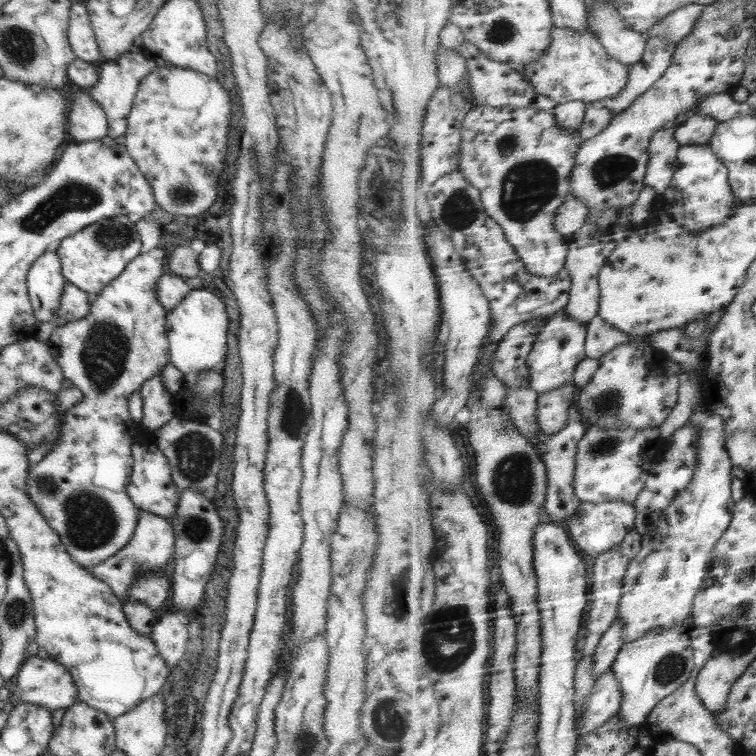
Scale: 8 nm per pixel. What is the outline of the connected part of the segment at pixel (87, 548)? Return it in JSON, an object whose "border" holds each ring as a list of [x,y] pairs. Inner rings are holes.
{"border":[[[153,248],[138,255],[118,278],[114,278],[100,294],[91,298],[90,311],[86,317],[54,327],[50,335],[50,354],[60,365],[66,380],[80,388],[83,398],[65,412],[59,439],[53,444],[51,452],[29,469],[27,495],[48,526],[59,536],[72,560],[87,571],[126,546],[138,523],[139,508],[131,501],[125,486],[133,462],[133,437],[142,427],[131,417],[127,398],[139,391],[148,379],[160,375],[170,360],[166,329],[169,312],[160,305],[156,295],[157,281],[164,275],[168,253],[166,248]]]}

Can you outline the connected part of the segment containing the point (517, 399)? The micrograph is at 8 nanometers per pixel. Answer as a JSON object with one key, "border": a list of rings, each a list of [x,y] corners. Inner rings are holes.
{"border":[[[509,388],[510,393],[508,394],[508,397],[505,398],[505,407],[509,410],[509,413],[512,414],[513,417],[513,421],[516,422],[517,428],[519,428],[519,430],[521,430],[521,432],[526,435],[526,436],[531,436],[534,435],[535,437],[541,437],[542,435],[554,435],[554,434],[545,434],[545,432],[543,432],[543,430],[541,430],[540,425],[539,425],[539,420],[537,417],[537,412],[538,412],[538,403],[539,403],[539,396],[540,393],[534,391],[533,389],[529,389],[529,388]]]}

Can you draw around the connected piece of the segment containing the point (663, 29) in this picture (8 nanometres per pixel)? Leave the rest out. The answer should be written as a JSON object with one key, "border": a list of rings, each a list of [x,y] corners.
{"border":[[[692,4],[670,13],[659,20],[644,36],[647,40],[652,37],[668,37],[674,43],[681,43],[692,34],[707,6],[708,4]]]}

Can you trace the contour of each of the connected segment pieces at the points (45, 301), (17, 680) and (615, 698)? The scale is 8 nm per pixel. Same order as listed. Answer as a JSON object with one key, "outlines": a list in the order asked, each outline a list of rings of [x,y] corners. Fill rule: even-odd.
{"outlines":[[[[54,248],[46,250],[31,264],[27,294],[34,317],[40,323],[55,320],[66,283],[66,278],[61,274],[60,258]]],[[[37,655],[27,656],[21,663],[20,670],[11,682],[11,686],[13,688],[11,706],[21,700],[21,702],[43,706],[44,709],[52,712],[58,709],[68,709],[78,701],[77,686],[67,668],[54,660],[42,659]]],[[[611,668],[598,678],[594,692],[587,698],[584,720],[578,723],[582,724],[580,736],[595,732],[614,719],[621,713],[624,700],[621,679],[617,677],[616,670]]]]}

